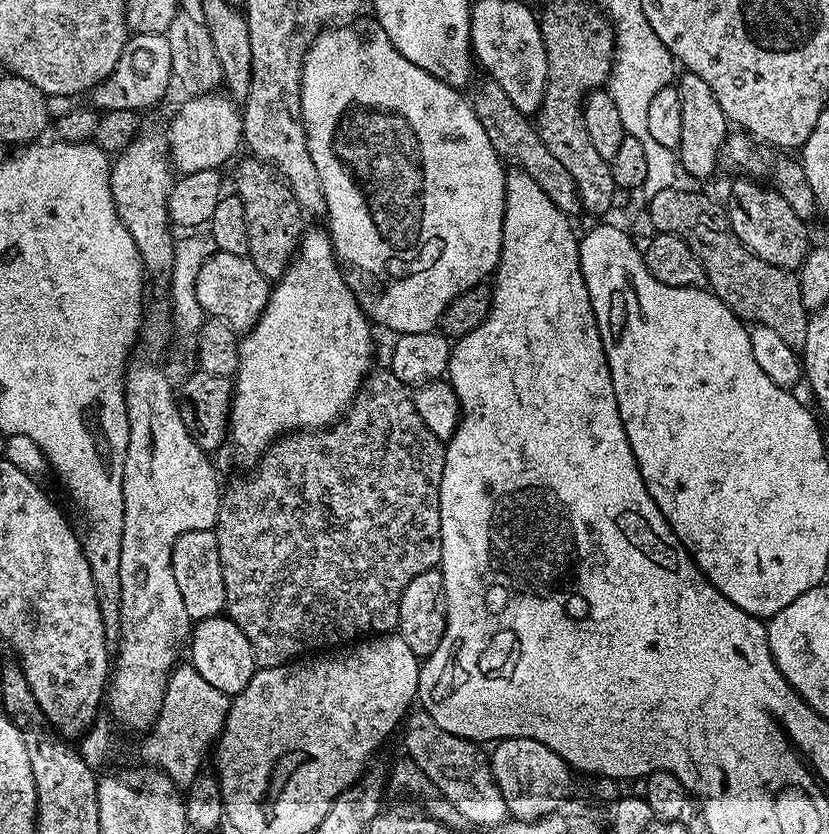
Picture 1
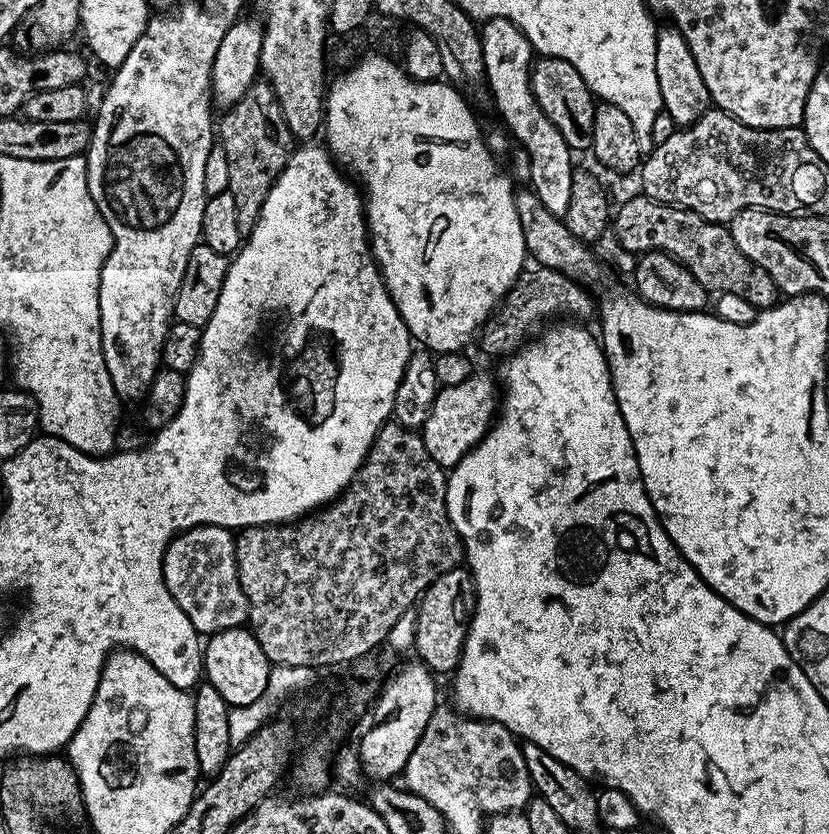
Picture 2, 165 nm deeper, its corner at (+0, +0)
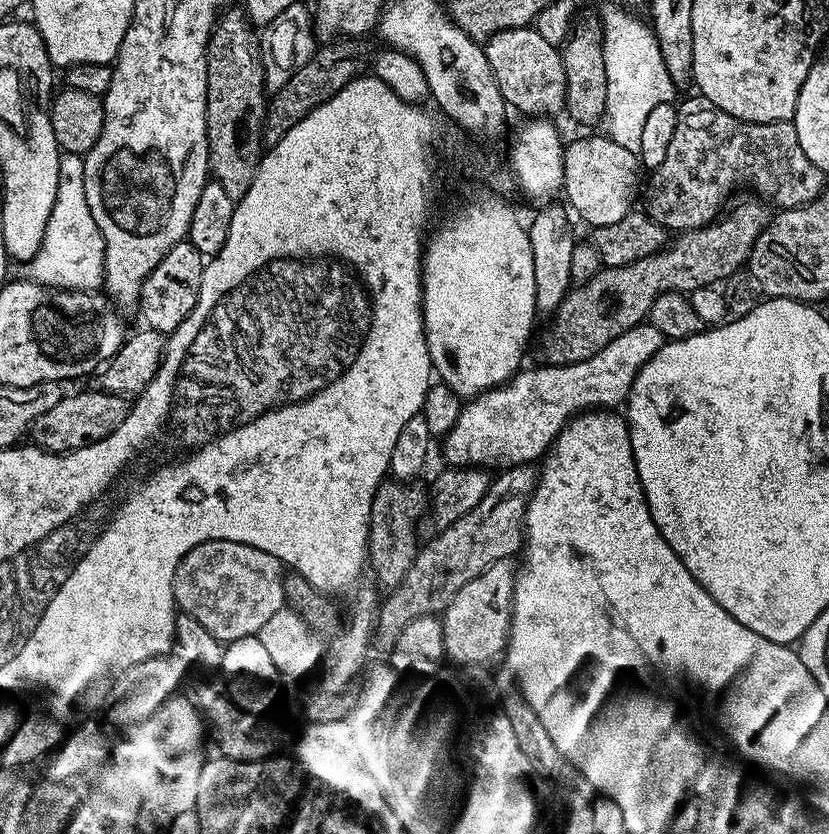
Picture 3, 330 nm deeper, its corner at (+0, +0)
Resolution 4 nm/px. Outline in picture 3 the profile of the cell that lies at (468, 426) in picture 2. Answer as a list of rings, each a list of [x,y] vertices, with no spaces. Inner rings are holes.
[[[647,322],[618,334],[598,354],[577,364],[548,364],[544,368],[521,367],[515,376],[505,384],[499,384],[471,397],[468,405],[460,408],[454,426],[442,437],[444,456],[452,466],[489,466],[497,464],[497,469],[508,469],[517,464],[532,464],[539,461],[552,447],[552,441],[573,416],[589,410],[612,410],[623,405],[628,399],[634,378],[642,366],[665,344],[666,338],[658,329]]]

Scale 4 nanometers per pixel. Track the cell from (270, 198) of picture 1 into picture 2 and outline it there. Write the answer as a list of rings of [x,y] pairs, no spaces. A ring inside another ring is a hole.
[[[263,78],[257,79],[250,90],[242,94],[239,102],[223,115],[218,120],[218,136],[225,148],[229,166],[227,192],[234,194],[234,206],[238,206],[238,230],[241,234],[247,234],[260,216],[266,194],[288,165],[288,157],[294,151],[294,137],[286,126],[282,110],[276,105],[274,90]]]

